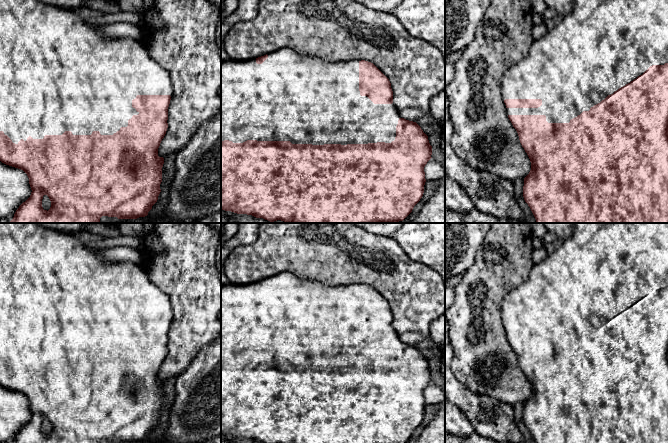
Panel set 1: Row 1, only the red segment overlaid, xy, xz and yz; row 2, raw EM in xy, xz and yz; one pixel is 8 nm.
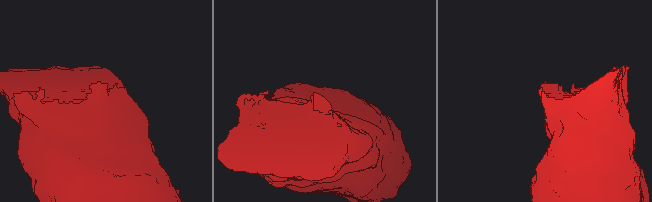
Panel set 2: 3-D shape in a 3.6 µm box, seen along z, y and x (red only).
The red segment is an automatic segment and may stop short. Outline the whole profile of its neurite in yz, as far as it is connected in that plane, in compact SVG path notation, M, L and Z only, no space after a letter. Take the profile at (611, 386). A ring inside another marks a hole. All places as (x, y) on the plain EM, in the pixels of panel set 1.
M573 223L572 234L545 260L533 265L525 282L505 295L502 322L531 386L531 394L524 402L523 421L535 443L668 443L668 223Z

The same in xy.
M0 223L0 385L23 394L29 402L32 414L30 421L16 434L13 443L100 443L102 440L117 441L118 443L137 443L147 440L161 416L160 408L162 406L164 382L158 380L158 372L168 352L168 331L172 316L173 312L168 295L151 282L147 273L138 264L132 262L106 262L96 255L94 249L87 247L70 233L49 229L37 223ZM44 419L47 419L51 425L51 431L48 435L42 431Z

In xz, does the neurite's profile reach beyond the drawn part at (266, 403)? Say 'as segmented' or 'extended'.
extended

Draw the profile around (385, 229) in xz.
M353 223L371 234L390 237L403 223Z

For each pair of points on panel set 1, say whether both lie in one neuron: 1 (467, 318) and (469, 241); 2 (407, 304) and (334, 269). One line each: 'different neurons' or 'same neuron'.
1: different neurons
2: same neuron

